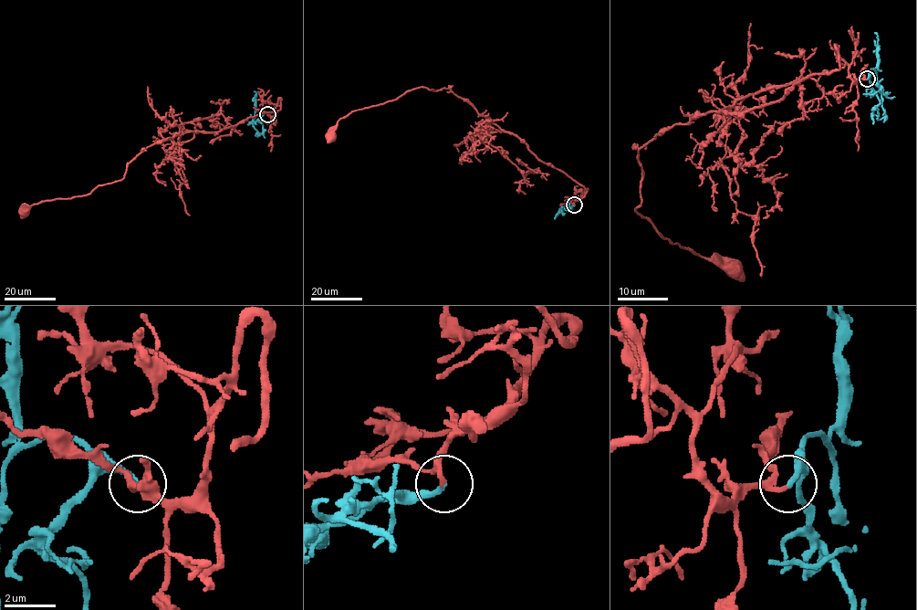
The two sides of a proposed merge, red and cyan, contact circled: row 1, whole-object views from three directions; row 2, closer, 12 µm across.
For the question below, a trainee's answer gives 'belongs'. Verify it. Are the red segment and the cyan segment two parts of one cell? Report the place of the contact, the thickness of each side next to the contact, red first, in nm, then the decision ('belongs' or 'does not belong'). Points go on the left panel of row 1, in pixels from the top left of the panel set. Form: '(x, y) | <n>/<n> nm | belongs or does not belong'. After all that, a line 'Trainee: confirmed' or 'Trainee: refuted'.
(267, 114) | 170/220 nm | belongs
Trainee: confirmed

